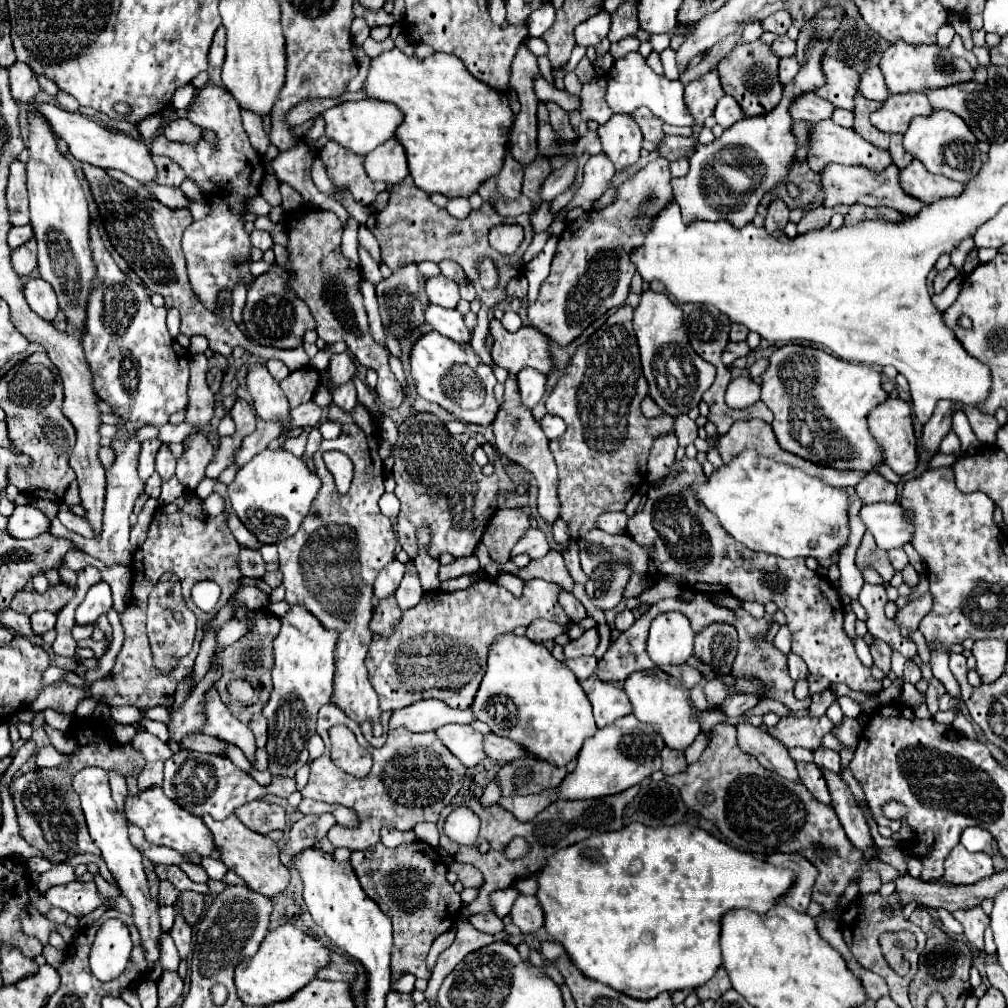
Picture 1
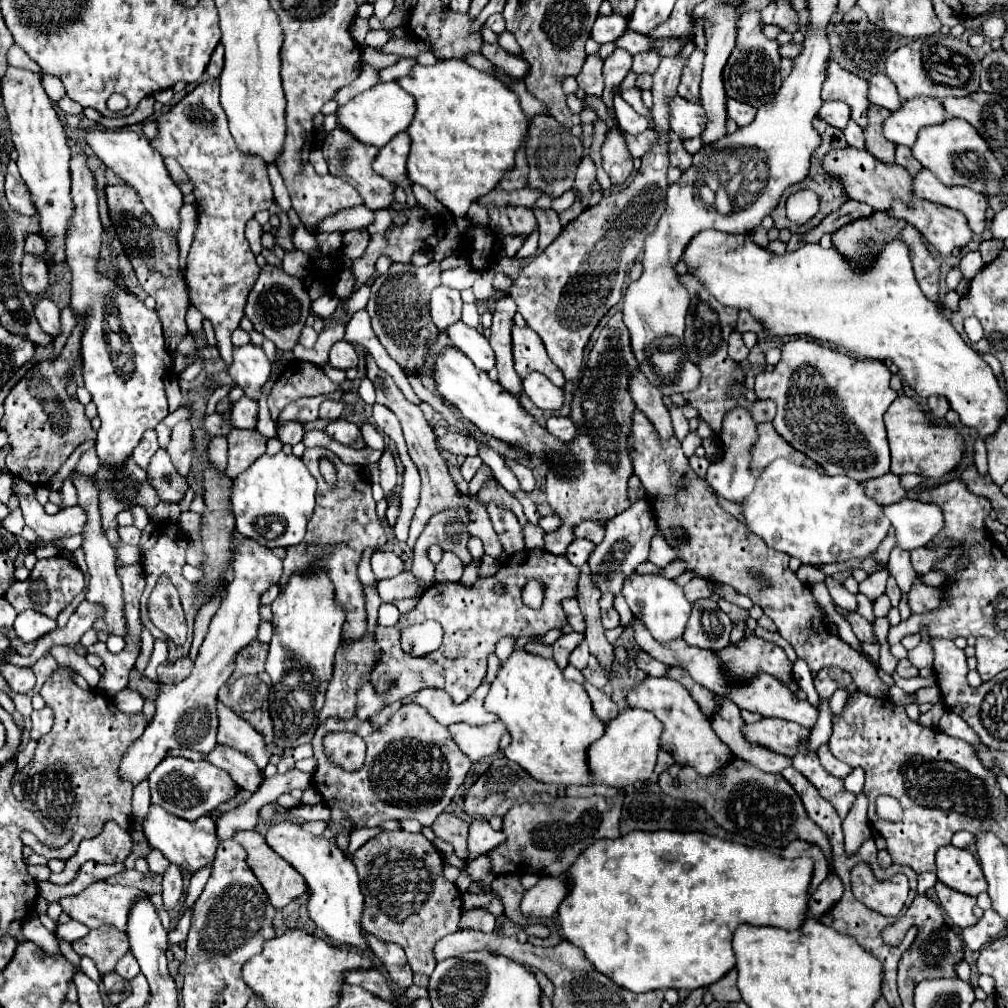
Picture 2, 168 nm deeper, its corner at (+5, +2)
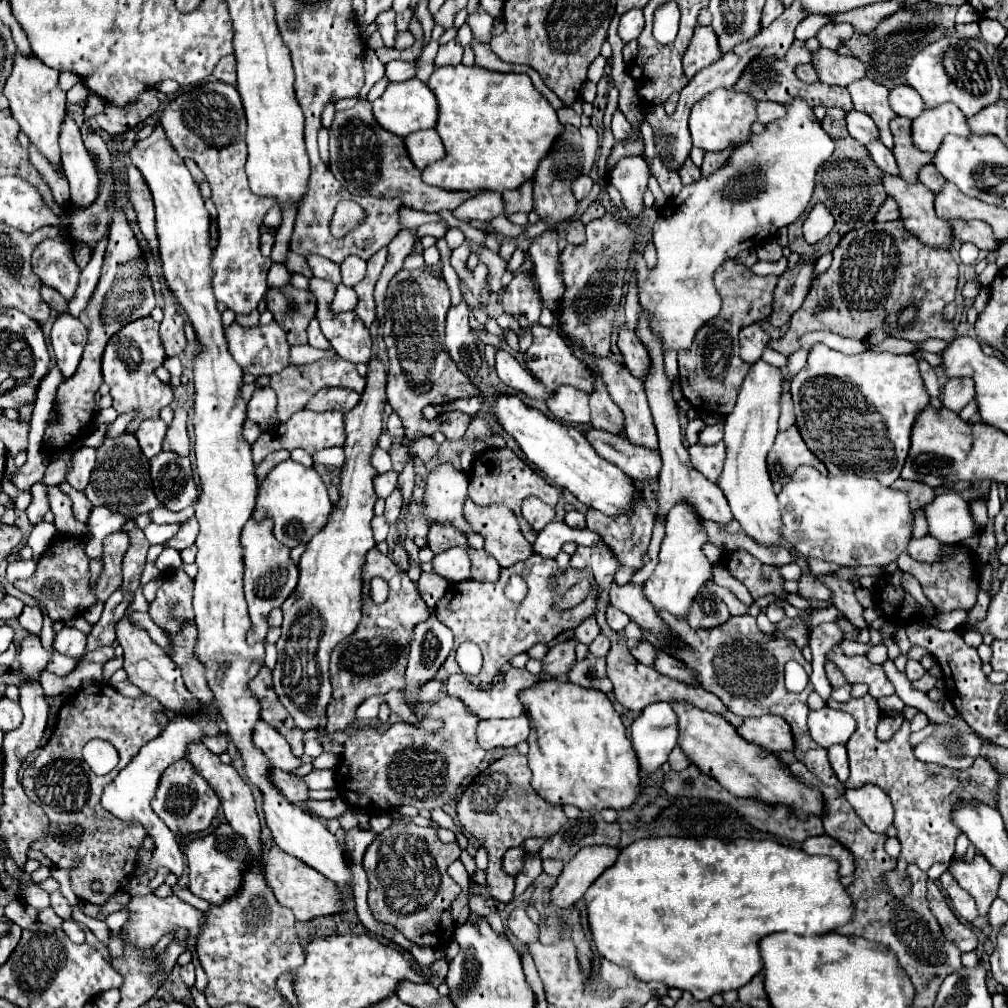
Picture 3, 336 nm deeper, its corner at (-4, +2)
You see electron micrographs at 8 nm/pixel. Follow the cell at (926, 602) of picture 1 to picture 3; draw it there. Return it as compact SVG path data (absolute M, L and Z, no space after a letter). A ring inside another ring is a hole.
M958 550L954 560L942 560L934 564L916 562L908 554L898 556L898 568L902 572L910 572L922 586L924 596L934 604L936 612L950 612L956 608L972 608L976 604L978 594L978 570L972 572L972 554Z

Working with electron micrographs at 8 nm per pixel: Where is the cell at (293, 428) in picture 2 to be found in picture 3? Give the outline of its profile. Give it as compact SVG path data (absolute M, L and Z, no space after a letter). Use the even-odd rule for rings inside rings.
M300 410L296 412L286 424L280 424L276 430L264 432L254 444L252 444L252 454L254 454L254 464L258 466L270 452L286 448L286 450L294 450L294 448L304 448L306 452L314 452L320 448L328 448L328 446L342 446L346 442L346 434L344 434L344 414L336 412L336 410L328 410L328 412L310 412L310 410Z

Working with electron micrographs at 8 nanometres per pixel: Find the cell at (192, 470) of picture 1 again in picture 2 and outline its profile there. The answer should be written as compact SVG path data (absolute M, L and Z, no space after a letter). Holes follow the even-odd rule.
M181 420L171 430L171 440L165 446L167 454L171 456L173 464L177 466L181 476L189 474L191 458L193 458L193 438L191 438L191 424L189 420Z

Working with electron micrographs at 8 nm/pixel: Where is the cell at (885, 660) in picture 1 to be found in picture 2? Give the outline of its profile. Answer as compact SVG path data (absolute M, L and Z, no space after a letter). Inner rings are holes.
M845 612L843 618L851 624L853 628L853 634L861 640L861 642L877 642L875 640L875 634L873 634L873 626L857 612Z

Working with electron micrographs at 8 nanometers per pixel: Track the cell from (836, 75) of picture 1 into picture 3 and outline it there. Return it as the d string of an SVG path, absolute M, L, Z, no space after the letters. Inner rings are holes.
M860 78L858 82L852 82L850 86L846 86L846 90L852 96L854 110L866 112L876 122L876 126L880 130L882 144L892 148L894 142L892 142L892 134L890 134L888 122L896 114L892 112L890 104L888 104L888 88L882 86L882 84L872 82L870 78Z

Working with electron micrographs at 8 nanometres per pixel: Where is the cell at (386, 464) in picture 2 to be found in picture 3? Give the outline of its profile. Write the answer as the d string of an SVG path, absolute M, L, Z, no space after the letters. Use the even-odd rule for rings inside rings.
M396 486L394 492L386 498L386 512L384 512L384 516L388 518L390 524L396 522L400 510L402 510L402 490L398 490L398 486Z

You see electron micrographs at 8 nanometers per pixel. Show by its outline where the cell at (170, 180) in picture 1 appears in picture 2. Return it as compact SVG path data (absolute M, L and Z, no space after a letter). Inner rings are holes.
M167 158L167 160L165 160L165 166L167 166L169 174L173 176L173 180L177 182L177 186L181 188L181 192L183 192L183 194L189 194L189 192L193 192L193 182L189 180L189 176L185 174L185 170L179 166L179 162L177 162L177 160L173 160L173 158Z

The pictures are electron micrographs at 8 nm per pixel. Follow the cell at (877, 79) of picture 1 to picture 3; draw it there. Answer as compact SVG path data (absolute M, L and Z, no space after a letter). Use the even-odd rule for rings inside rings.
M900 84L894 86L890 90L890 106L898 116L906 116L906 118L916 118L922 110L924 110L924 102L920 98L920 94L916 94L908 84Z

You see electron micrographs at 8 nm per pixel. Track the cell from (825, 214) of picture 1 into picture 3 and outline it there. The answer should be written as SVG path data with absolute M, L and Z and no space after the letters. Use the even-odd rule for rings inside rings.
M886 198L884 204L880 206L880 210L876 212L874 216L874 222L888 222L888 220L896 220L900 218L900 212L898 212L898 206L892 198Z

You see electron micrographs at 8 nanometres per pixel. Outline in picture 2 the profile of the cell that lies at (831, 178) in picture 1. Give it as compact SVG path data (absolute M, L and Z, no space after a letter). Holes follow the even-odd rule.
M913 198L913 206L895 202L889 214L895 218L903 218L911 226L915 226L927 238L927 242L941 252L941 256L949 256L953 248L967 246L973 240L967 218L947 206Z

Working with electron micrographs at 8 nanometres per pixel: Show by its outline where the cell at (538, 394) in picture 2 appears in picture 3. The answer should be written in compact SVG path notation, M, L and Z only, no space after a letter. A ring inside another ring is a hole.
M560 386L556 392L548 398L548 410L558 418L566 422L586 424L590 422L590 408L588 408L588 396L582 390L576 390L572 386Z

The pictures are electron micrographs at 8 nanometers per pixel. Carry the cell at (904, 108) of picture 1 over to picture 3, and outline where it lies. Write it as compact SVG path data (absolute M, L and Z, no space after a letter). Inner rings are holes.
M946 102L936 108L926 108L918 118L912 120L912 142L922 152L936 152L946 134L968 136L966 116L958 106Z

